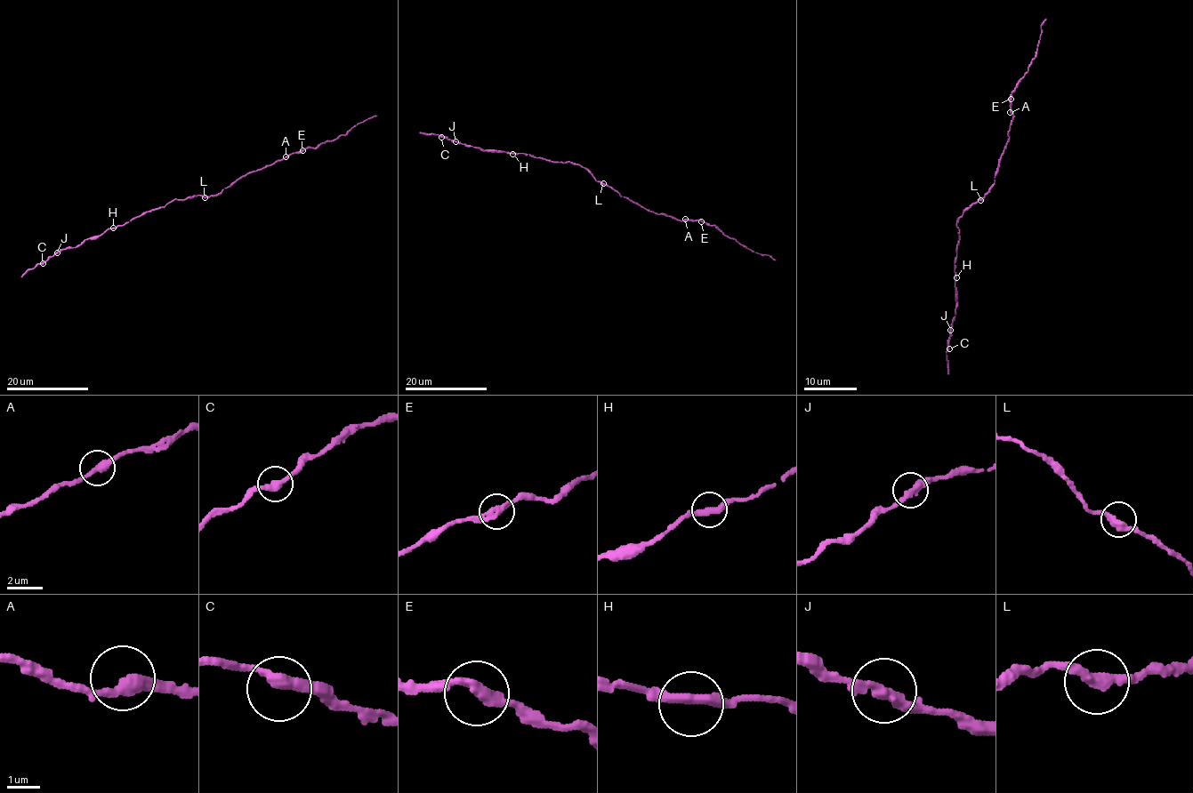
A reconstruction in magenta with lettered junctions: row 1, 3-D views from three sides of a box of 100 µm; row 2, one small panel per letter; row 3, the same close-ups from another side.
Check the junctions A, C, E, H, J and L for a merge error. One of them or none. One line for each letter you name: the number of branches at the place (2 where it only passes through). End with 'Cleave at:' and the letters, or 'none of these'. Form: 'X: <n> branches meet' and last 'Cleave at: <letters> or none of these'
Cleave at: none of these

